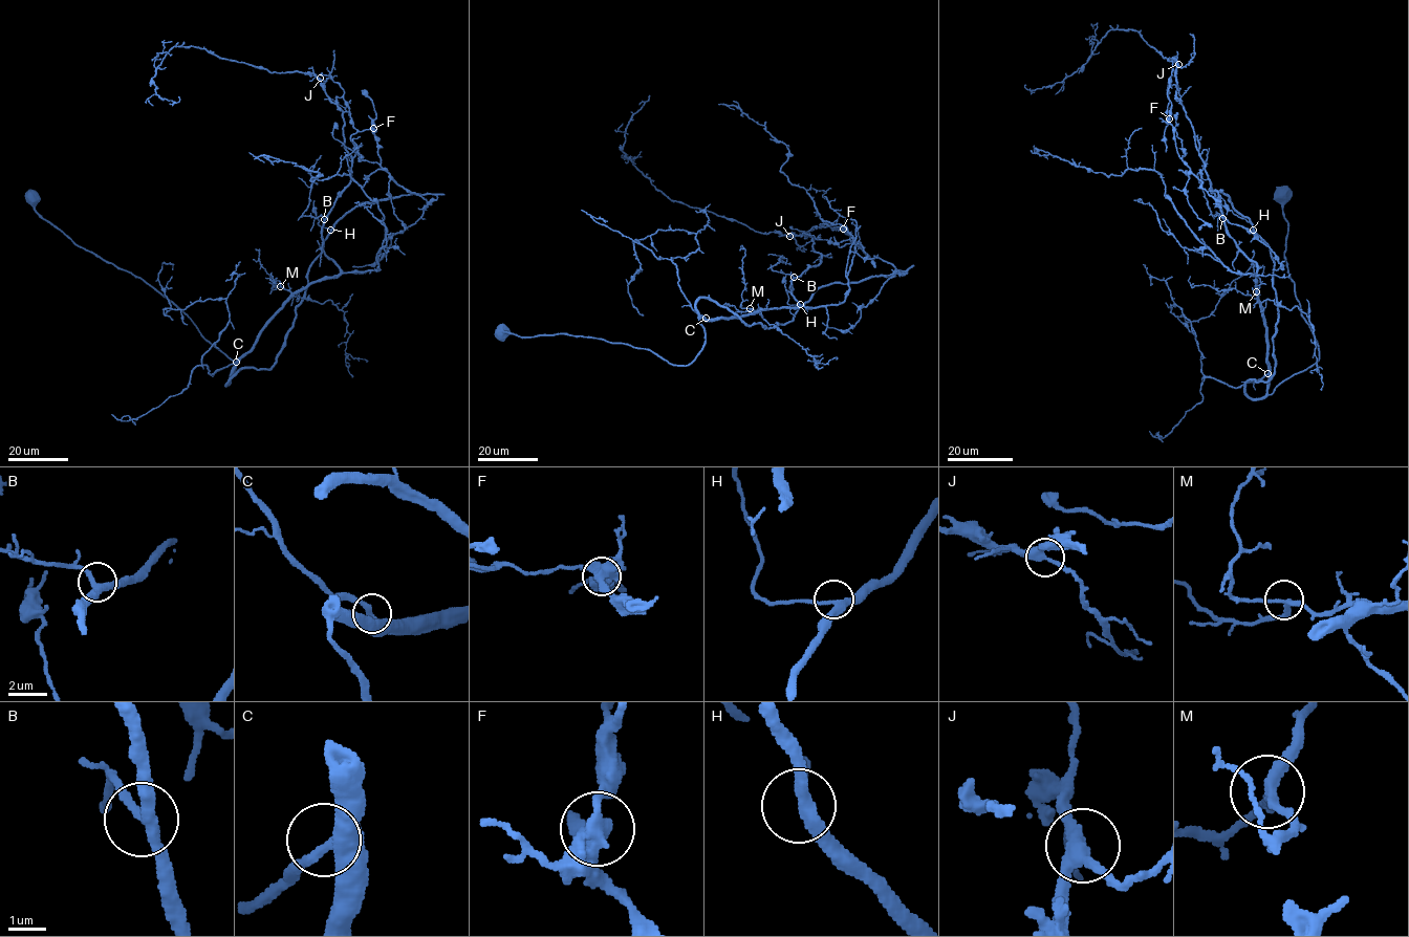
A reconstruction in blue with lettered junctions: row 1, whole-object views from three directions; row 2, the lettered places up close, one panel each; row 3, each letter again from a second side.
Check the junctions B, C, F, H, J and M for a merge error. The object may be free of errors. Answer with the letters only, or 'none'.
F

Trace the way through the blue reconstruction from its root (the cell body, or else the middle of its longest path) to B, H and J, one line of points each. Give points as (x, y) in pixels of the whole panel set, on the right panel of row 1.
B: (1282, 192), (1287, 222), (1284, 257), (1319, 358), (1271, 394), (1256, 264), (1238, 248), (1222, 218)
H: (1282, 192), (1287, 222), (1284, 257), (1319, 358), (1271, 394), (1260, 304), (1276, 304), (1274, 259), (1253, 230)
J: (1282, 192), (1284, 257), (1319, 358), (1269, 394), (1256, 264), (1228, 233), (1176, 95), (1178, 64)

